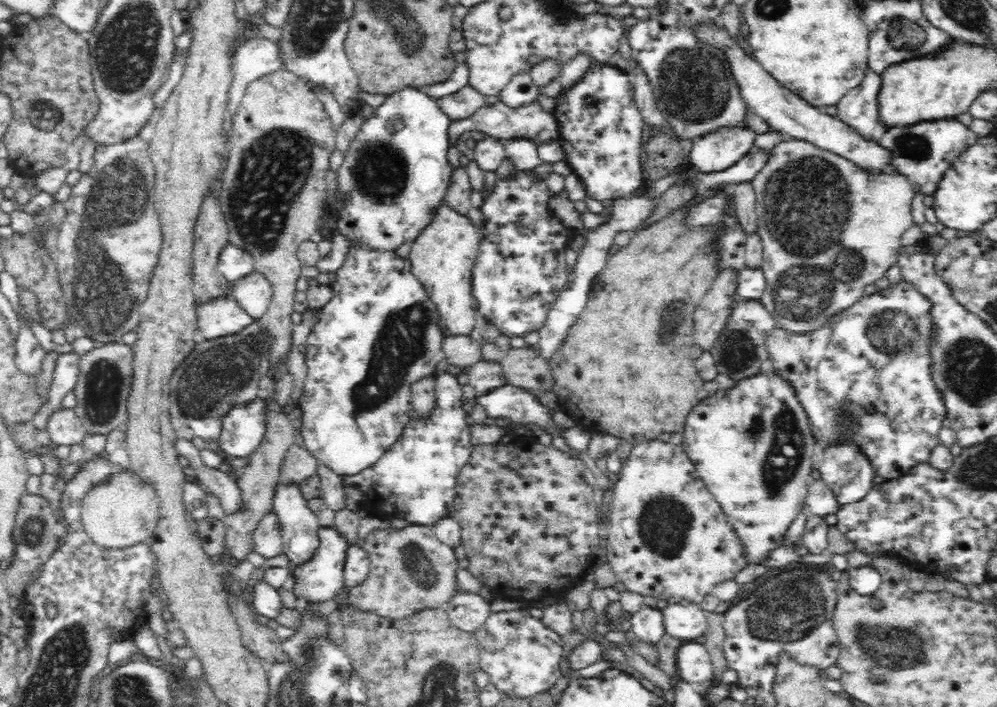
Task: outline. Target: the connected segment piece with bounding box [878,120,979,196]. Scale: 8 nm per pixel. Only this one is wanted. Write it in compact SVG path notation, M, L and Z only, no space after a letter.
M940 120L940 122L922 122L910 128L900 126L889 128L880 139L882 142L878 143L892 148L892 163L900 164L896 166L897 172L912 181L915 190L921 192L923 196L930 196L942 180L944 172L951 167L951 163L978 139L976 132L969 127L966 128L958 120Z

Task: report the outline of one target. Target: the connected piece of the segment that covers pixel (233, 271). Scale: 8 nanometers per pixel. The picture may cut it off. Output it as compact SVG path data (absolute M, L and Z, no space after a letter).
M228 242L219 254L217 270L229 282L240 280L255 270L253 254L247 248Z

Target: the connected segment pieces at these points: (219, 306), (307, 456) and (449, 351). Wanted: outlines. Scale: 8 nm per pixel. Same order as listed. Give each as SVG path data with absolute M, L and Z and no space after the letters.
M229 294L198 301L195 310L200 334L206 340L236 334L253 319Z
M293 444L286 451L280 468L280 481L294 481L300 484L316 474L319 460L304 446Z
M445 336L443 350L450 365L466 368L481 359L480 342L468 336Z

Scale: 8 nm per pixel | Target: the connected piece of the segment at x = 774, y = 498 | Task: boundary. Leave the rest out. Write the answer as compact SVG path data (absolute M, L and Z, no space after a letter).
M776 369L772 370L770 374L762 374L761 371L758 371L751 377L737 381L730 388L720 388L714 394L702 399L700 404L687 415L687 420L681 433L683 438L680 444L681 447L684 448L688 458L696 465L696 472L702 477L708 490L714 495L716 501L720 503L722 510L728 515L728 521L736 527L738 535L742 537L742 541L744 541L747 549L748 564L762 563L762 560L766 559L771 550L778 549L782 545L786 531L802 510L805 498L807 497L807 485L811 481L810 474L812 474L812 469L815 467L814 460L818 458L818 456L812 456L812 454L817 454L818 440L814 437L812 423L810 423L806 410L798 399L798 395L796 395L794 385L788 381L786 376L776 371Z

